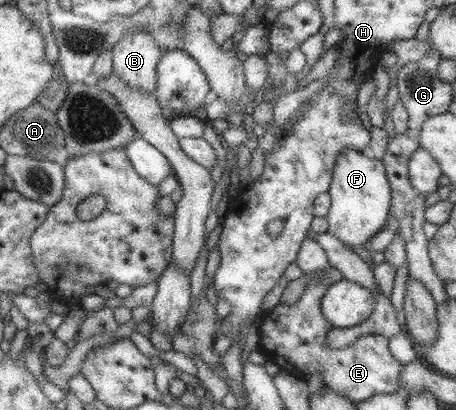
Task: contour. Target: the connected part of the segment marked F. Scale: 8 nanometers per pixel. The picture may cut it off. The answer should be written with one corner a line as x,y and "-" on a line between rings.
343,148
339,150
328,188
330,207
324,217
328,222
328,232
333,234
345,246
364,246
364,243
375,236
391,208
390,186
383,163
375,158
367,158
361,150

